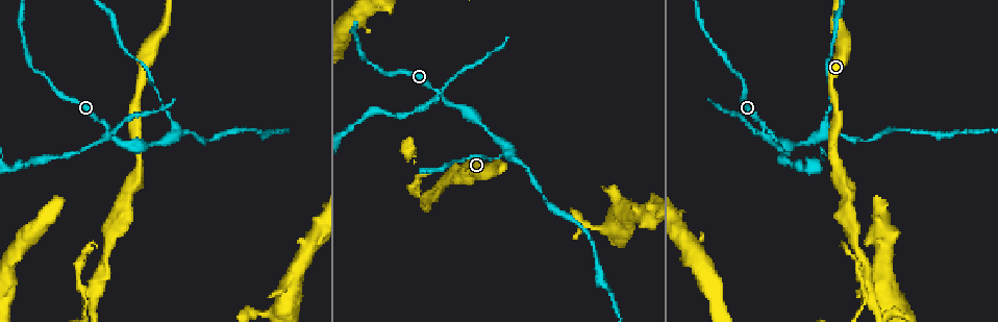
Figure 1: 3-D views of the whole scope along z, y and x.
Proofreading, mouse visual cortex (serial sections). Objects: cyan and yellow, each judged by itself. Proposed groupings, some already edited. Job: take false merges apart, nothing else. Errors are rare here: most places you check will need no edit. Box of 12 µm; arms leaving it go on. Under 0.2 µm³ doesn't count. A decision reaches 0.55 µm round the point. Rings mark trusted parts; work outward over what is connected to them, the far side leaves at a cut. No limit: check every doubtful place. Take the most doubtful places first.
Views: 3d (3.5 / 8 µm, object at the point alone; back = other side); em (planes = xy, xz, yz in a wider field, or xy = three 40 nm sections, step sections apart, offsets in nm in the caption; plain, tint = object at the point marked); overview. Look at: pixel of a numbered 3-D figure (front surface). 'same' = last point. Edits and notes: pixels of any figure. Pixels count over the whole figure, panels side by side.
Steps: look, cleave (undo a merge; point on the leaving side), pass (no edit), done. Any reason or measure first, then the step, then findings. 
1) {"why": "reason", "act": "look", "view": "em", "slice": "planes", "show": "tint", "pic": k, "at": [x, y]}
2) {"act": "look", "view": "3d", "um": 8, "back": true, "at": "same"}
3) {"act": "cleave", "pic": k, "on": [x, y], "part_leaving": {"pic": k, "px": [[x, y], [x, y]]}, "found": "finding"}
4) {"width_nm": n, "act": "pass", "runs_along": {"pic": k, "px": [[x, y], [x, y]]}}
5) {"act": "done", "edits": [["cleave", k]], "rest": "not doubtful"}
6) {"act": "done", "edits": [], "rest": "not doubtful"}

{"why": "abrupt turn", "act": "look", "view": "3d", "um": 8, "pic": 1, "at": [764, 129]}

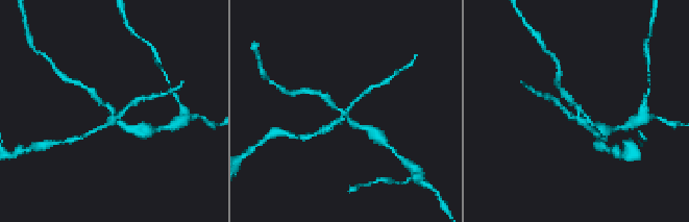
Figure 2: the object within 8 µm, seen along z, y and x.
{"act": "look", "view": "em", "slice": "xy", "step": 2, "show": "tint", "pic": 2, "at": [348, 116]}

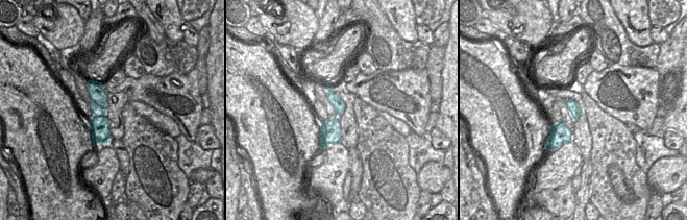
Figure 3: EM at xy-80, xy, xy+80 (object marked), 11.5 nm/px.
{"act": "cleave", "pic": 2, "on": [326, 128], "border": {"pic": 3, "px": [[92, 100], [104, 111]]}, "found": "two cells meet here"}

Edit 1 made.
{"why": "see it whole again", "act": "look", "view": "overview"}

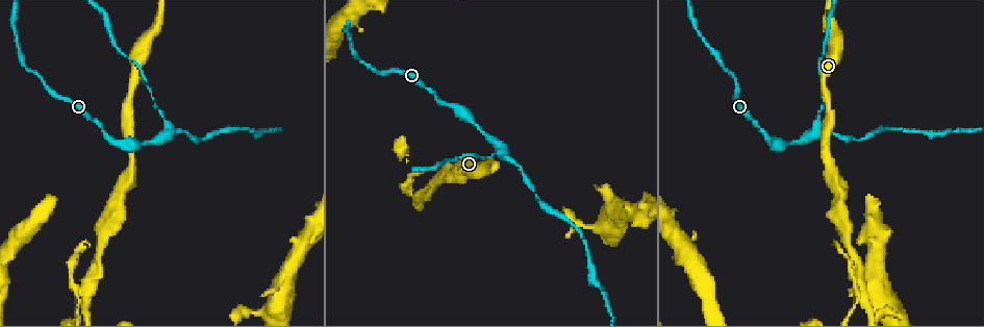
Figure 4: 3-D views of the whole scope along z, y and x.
{"why": "three arms meet", "act": "look", "view": "3d", "um": 3.5, "pic": 4, "at": [500, 152]}

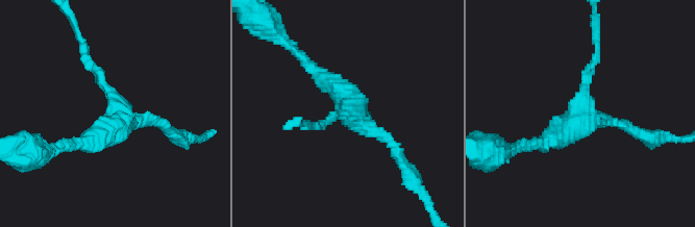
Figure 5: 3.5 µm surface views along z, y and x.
{"arms": 3, "act": "pass", "runs_along": {"pic": 5, "px": [[305, 61], [398, 157]]}, "found": "continuous, no second cell"}

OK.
{"why": "abrupt turn", "act": "look", "view": "3d", "um": 3.5, "pic": 4, "at": [420, 197]}

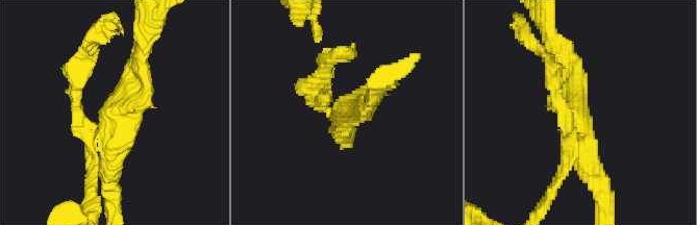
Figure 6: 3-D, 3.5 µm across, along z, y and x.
{"why": "need the tissue", "act": "look", "view": "em", "slice": "xy", "step": 5, "show": "tint", "pic": 6, "at": [110, 130]}

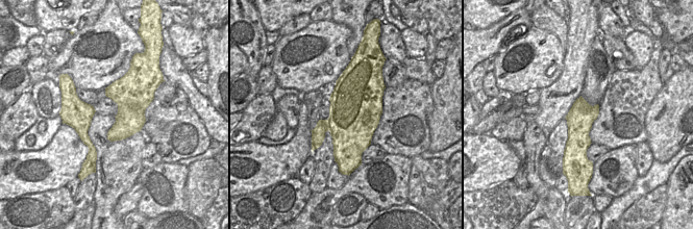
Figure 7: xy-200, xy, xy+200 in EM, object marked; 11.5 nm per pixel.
{"width_nm": 600, "act": "cleave", "pic": 6, "on": [93, 178], "part_leaving": {"pic": 6, "px": [[94, 134], [75, 106], [91, 51]]}, "found": "two cells meet here"}

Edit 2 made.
{"why": "narrows sharply", "act": "look", "view": "3d", "um": 3.5, "pic": 4, "at": [154, 101]}

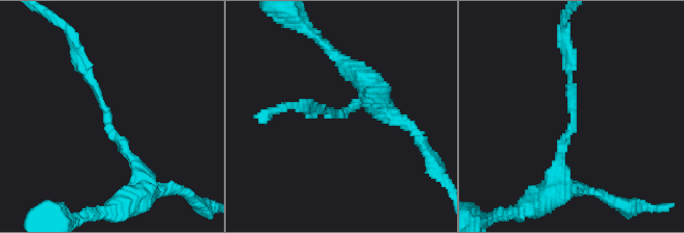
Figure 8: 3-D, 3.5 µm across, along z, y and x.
{"arm_widths_nm": [100, 150], "why": "need the tissue", "act": "look", "view": "em", "slice": "xy", "step": 1, "show": "tint", "pic": 8, "at": [110, 114]}

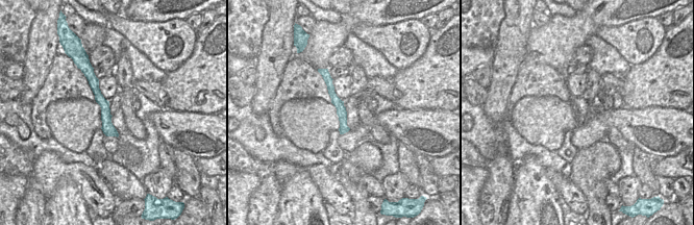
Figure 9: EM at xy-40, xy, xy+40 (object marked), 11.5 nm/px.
{"why": "another direction", "act": "look", "view": "em", "slice": "xy", "step": 3, "show": "tint", "at": "same"}

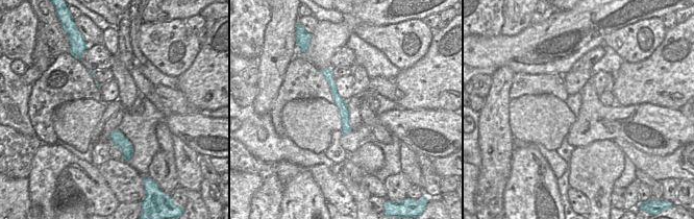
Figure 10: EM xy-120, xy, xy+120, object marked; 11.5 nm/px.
{"width_nm": 120, "act": "pass", "runs_along": {"pic": 10, "px": [[325, 71], [342, 106], [345, 130]]}, "found": "all the same cell"}

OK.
{"act": "done", "edits": [["cleave", 2], ["cleave", 6]], "rest": "not doubtful"}

